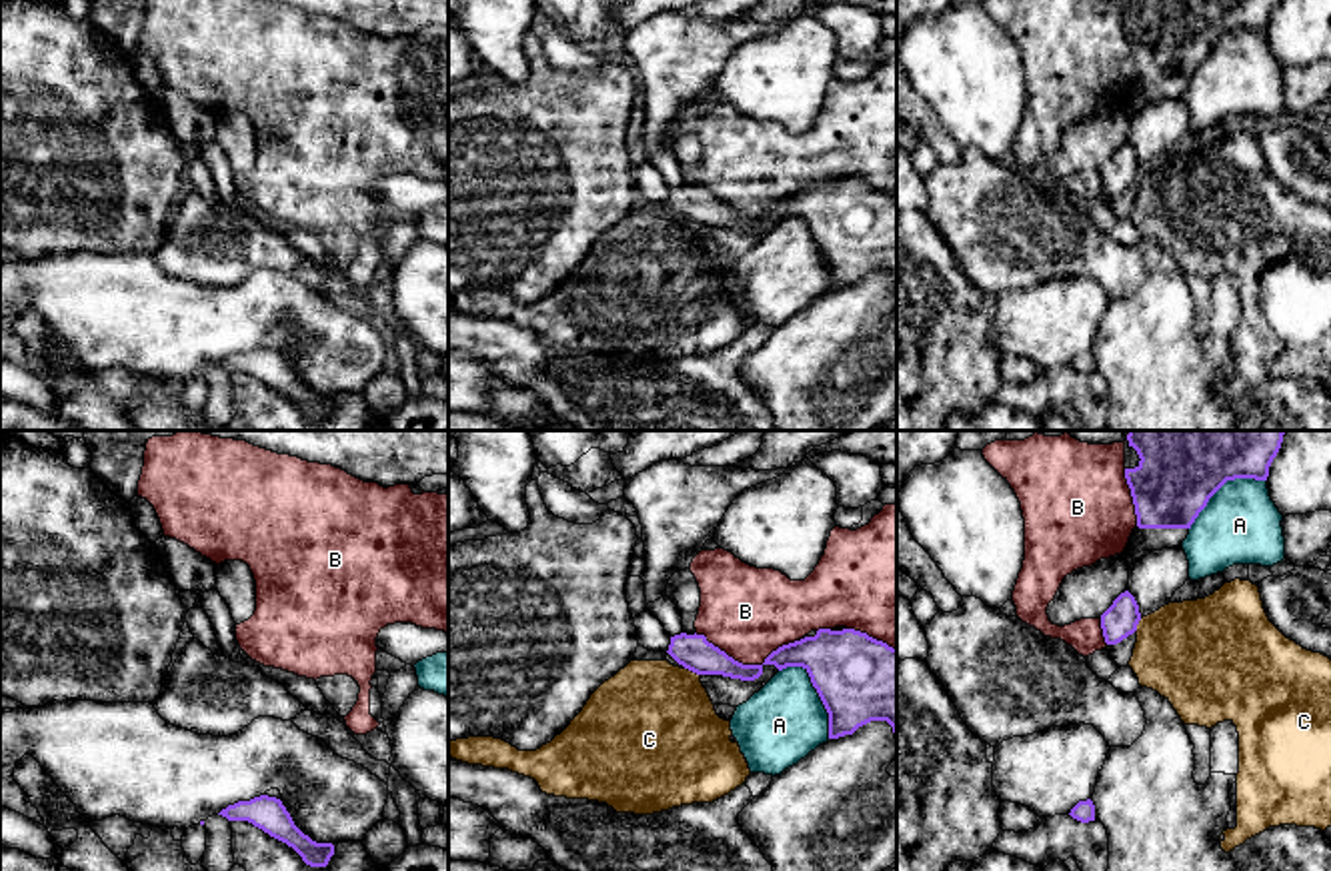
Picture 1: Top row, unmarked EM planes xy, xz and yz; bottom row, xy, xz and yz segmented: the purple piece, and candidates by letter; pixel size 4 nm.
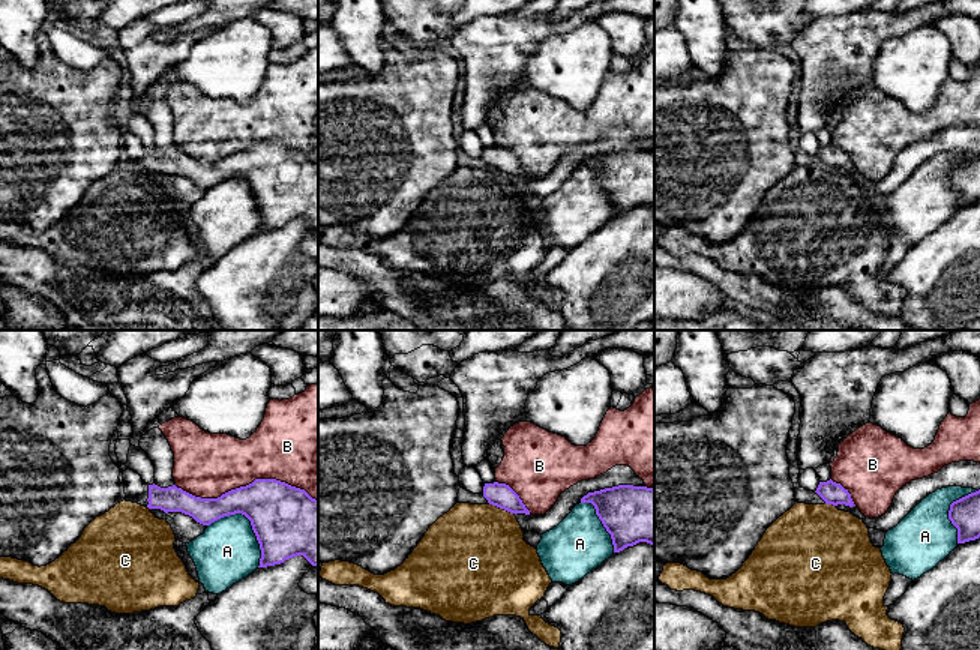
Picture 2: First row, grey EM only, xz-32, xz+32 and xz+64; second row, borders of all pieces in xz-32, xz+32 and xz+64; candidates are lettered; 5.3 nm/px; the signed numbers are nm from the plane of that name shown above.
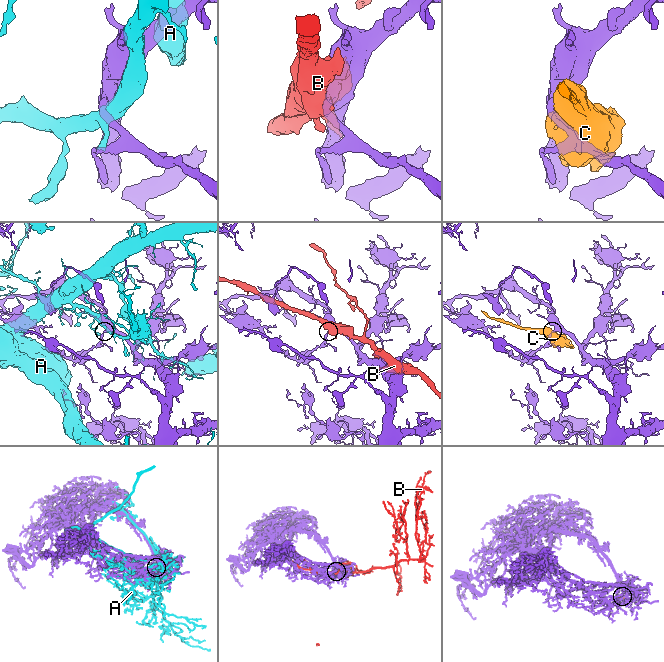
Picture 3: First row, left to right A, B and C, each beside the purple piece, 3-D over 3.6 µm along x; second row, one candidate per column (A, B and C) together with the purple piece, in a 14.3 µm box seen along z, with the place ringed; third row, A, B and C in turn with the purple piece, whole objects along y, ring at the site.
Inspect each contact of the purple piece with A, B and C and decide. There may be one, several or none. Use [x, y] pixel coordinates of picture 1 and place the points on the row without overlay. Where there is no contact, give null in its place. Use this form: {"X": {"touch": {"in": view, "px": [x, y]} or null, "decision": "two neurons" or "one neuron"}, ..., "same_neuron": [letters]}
{"A": {"touch": {"in": "xz", "px": [817, 243]}, "decision": "two neurons"}, "B": {"touch": {"in": "xz", "px": [747, 217]}, "decision": "two neurons"}, "C": {"touch": {"in": "xz", "px": [693, 223]}, "decision": "two neurons"}, "same_neuron": []}

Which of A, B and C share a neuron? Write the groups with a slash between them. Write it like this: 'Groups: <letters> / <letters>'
Groups: A / B / C

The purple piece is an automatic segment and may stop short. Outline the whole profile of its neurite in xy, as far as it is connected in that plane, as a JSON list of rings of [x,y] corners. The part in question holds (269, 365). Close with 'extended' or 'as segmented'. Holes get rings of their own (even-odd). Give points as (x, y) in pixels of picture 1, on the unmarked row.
[[[260,346],[250,352],[238,352],[222,360],[218,366],[226,368],[228,372],[252,374],[270,388],[292,398],[310,418],[326,418],[330,408],[334,406],[334,396],[316,394],[308,386],[304,386],[294,376],[282,352],[276,348]]]; as segmented

